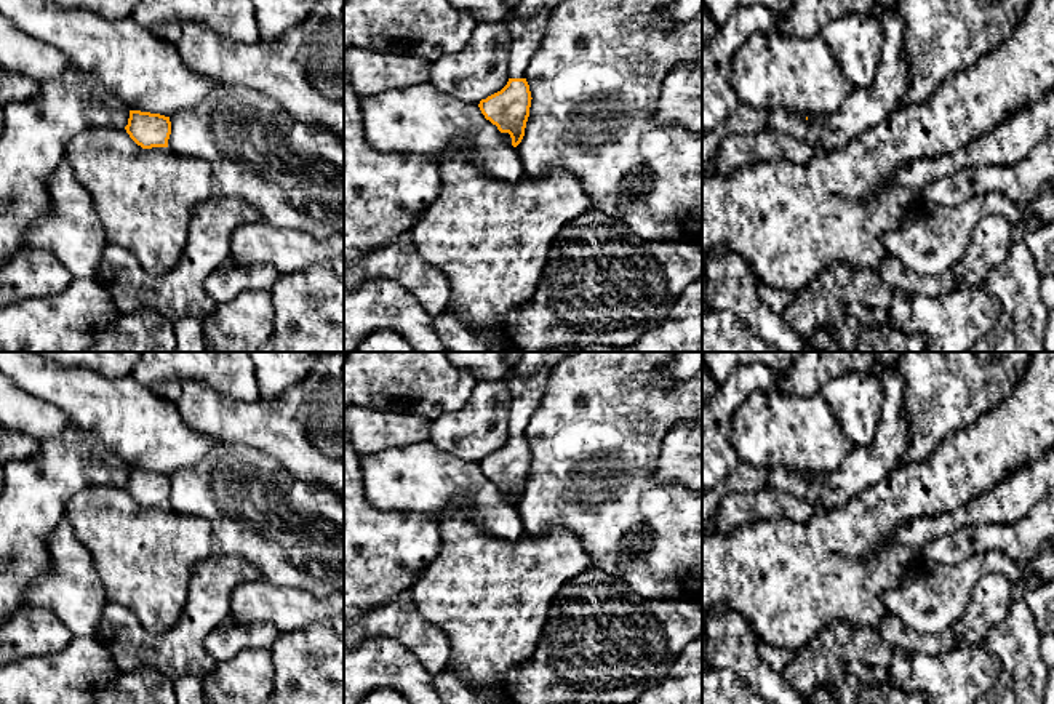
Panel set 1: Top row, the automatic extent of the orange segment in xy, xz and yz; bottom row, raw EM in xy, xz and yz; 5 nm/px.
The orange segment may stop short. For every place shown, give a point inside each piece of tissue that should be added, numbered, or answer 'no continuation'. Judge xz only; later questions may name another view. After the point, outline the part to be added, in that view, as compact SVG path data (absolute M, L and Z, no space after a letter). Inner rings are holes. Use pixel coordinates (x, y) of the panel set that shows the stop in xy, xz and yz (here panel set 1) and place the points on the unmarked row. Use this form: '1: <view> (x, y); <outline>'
1: xz (526, 394); M539 370L529 378L521 378L515 373L510 373L505 381L512 395L512 405L509 413L509 435L526 437L526 427L533 414L542 403L549 382L549 371Z

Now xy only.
no continuation

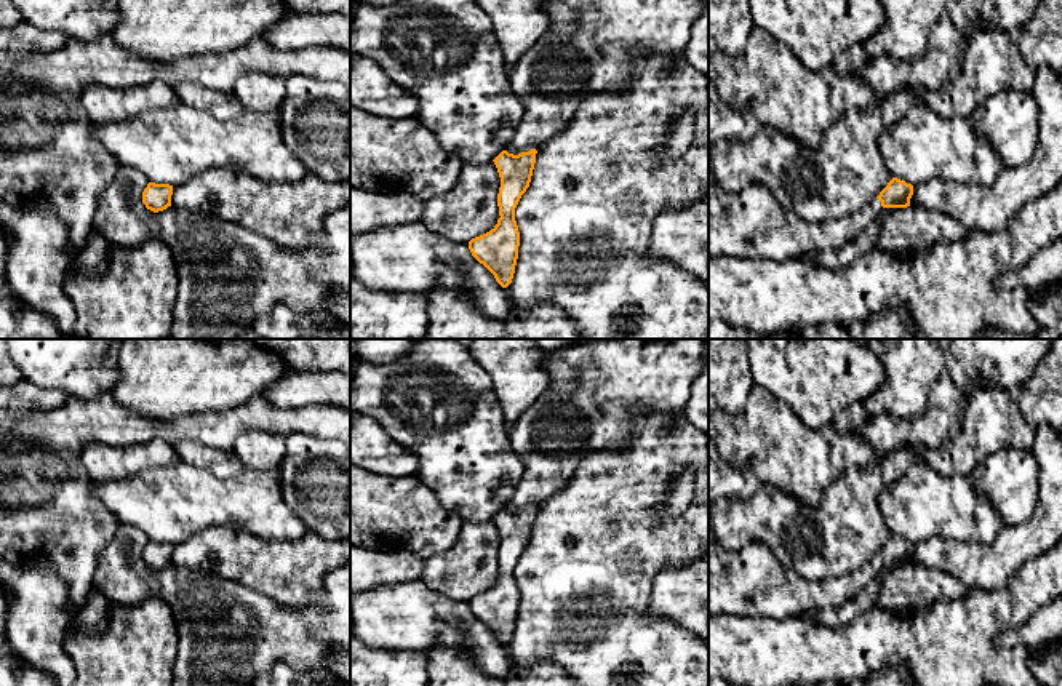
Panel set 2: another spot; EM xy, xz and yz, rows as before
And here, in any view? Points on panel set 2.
1: yz (750, 582); M709 524L709 614L782 620L814 609L841 606L862 592L881 568L881 560L875 556L860 569L840 577L808 580L793 569L782 566L765 544L750 542L741 550L728 550L717 540L713 528Z

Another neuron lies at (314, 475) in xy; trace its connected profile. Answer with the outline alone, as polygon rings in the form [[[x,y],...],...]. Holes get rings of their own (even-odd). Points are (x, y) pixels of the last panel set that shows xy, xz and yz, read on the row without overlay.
[[[304,433],[288,435],[285,446],[286,454],[277,478],[286,505],[318,537],[326,540],[347,539],[350,536],[350,446]]]

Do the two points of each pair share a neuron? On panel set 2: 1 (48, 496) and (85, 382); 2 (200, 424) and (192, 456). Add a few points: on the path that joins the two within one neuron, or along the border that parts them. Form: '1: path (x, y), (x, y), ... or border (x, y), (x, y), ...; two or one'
1: border (111, 389), (93, 397), (69, 395); two
2: border (171, 443), (194, 440), (231, 451); two

